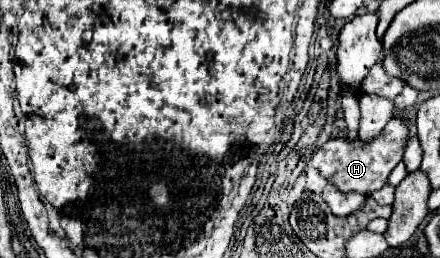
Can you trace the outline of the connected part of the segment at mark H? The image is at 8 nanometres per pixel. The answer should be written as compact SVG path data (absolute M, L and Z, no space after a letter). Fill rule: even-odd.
M390 120L386 128L372 138L368 144L362 140L350 142L348 138L330 138L322 148L318 148L312 156L312 166L326 178L330 180L340 192L358 192L358 194L372 194L380 190L386 184L388 174L392 168L402 160L404 154L404 144L408 138L408 130L400 120Z

